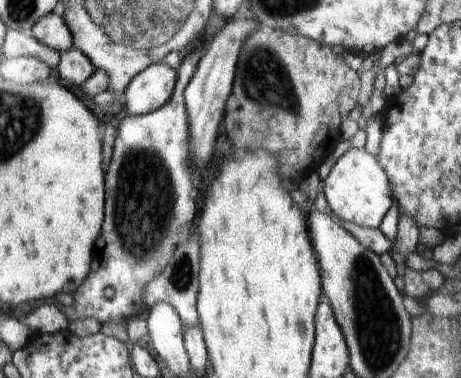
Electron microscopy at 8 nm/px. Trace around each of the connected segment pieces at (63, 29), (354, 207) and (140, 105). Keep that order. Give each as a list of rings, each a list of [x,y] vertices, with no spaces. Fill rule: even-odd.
[[[54,13],[44,15],[36,21],[32,27],[32,36],[44,46],[57,50],[59,53],[73,48],[69,26]]]
[[[352,147],[338,158],[324,180],[323,190],[330,210],[340,221],[372,229],[379,228],[393,201],[391,184],[385,170],[364,147]]]
[[[154,63],[139,72],[126,86],[124,115],[143,115],[164,106],[173,93],[177,72],[166,63]]]

